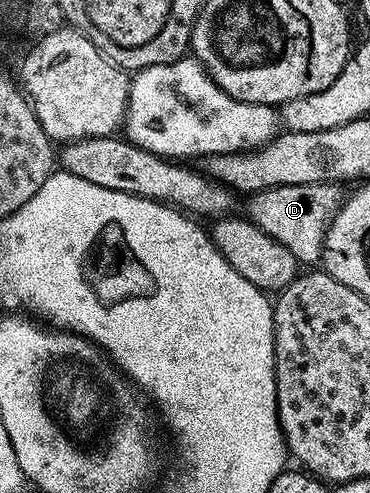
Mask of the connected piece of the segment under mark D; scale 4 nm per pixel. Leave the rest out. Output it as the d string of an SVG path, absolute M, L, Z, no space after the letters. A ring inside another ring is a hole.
M333 181L324 183L304 183L303 185L276 185L249 194L245 212L260 231L272 235L303 266L314 267L322 261L322 251L326 243L326 232L333 223L334 216L344 204L343 186Z

